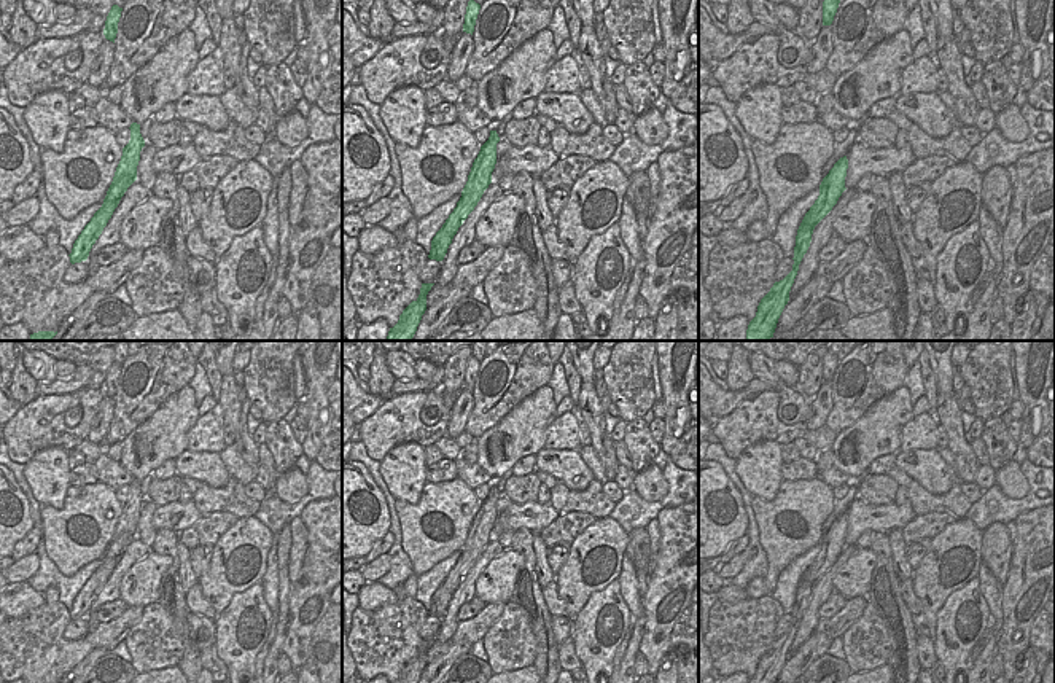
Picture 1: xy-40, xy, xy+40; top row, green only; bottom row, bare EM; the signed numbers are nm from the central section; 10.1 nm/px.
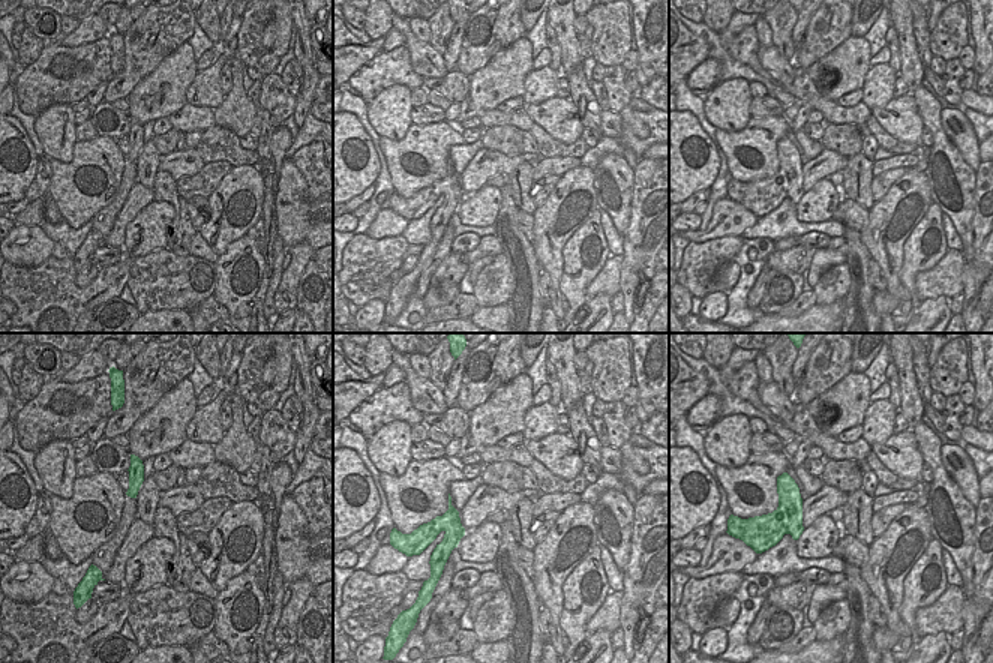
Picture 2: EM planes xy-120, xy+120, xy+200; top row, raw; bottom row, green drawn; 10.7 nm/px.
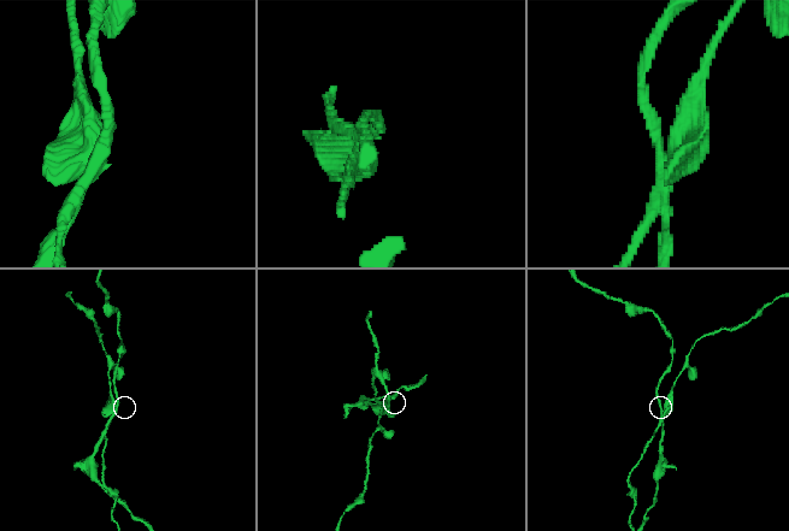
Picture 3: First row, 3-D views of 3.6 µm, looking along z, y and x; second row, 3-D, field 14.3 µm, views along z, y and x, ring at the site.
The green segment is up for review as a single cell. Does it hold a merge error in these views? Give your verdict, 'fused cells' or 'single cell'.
fused cells

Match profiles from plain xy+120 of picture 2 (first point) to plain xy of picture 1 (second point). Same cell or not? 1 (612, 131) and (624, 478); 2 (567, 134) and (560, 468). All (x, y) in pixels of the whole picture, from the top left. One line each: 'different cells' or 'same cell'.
1: same cell
2: same cell

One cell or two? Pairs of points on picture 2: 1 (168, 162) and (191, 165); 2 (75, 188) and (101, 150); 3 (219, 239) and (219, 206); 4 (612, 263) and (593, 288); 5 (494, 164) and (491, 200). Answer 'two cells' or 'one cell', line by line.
1: one cell
2: one cell
3: one cell
4: one cell
5: two cells

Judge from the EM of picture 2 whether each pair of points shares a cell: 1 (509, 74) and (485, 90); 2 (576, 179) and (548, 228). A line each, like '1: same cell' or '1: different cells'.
1: same cell
2: same cell

